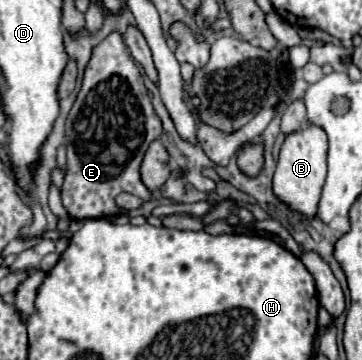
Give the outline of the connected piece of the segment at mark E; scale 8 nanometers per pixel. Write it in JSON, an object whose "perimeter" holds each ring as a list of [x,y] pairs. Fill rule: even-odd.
{"perimeter":[[[110,34],[102,44],[94,48],[92,60],[84,72],[82,90],[78,92],[78,98],[66,118],[66,136],[64,146],[68,152],[68,170],[64,176],[62,186],[62,204],[68,210],[68,214],[74,220],[80,218],[108,218],[114,214],[120,214],[124,210],[116,208],[114,198],[120,192],[134,194],[142,200],[150,198],[150,190],[140,180],[140,162],[144,158],[144,152],[152,140],[156,140],[162,134],[162,124],[158,116],[154,114],[150,96],[144,88],[142,74],[138,72],[134,60],[128,56],[126,46],[120,38],[120,34]]]}

